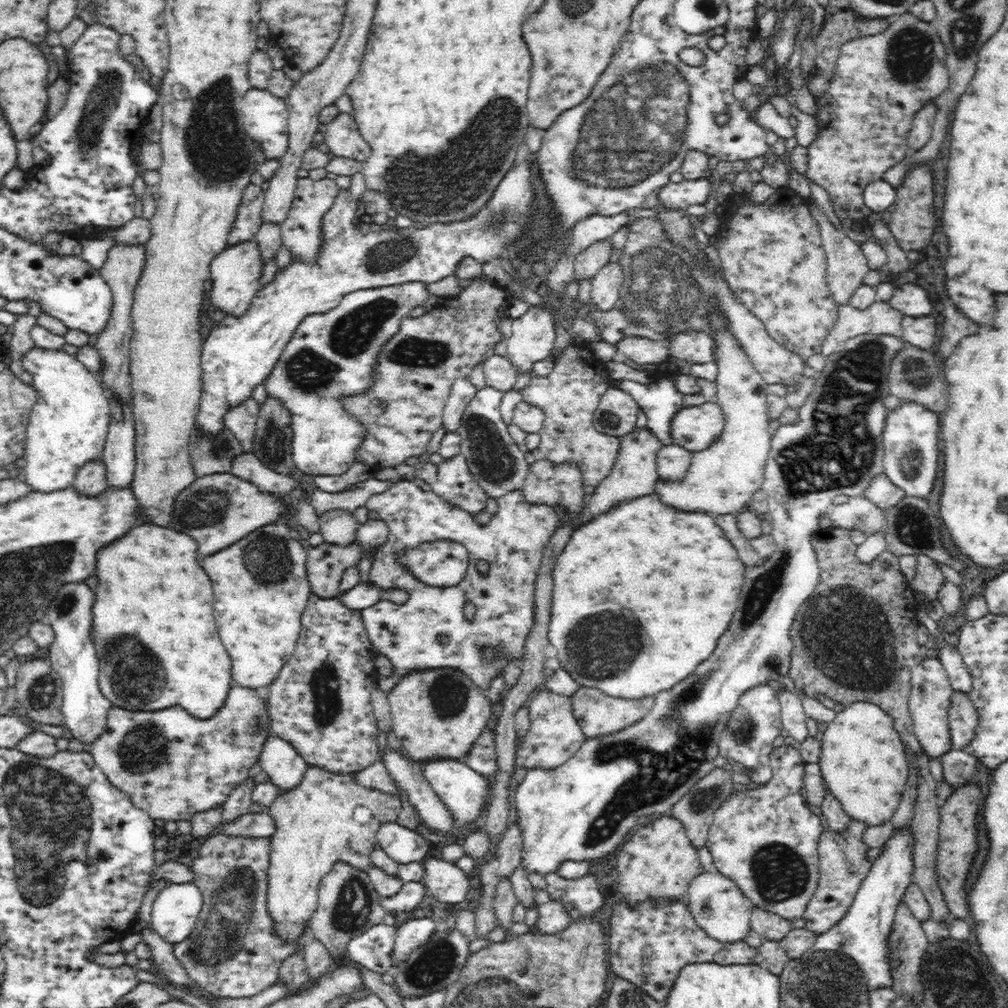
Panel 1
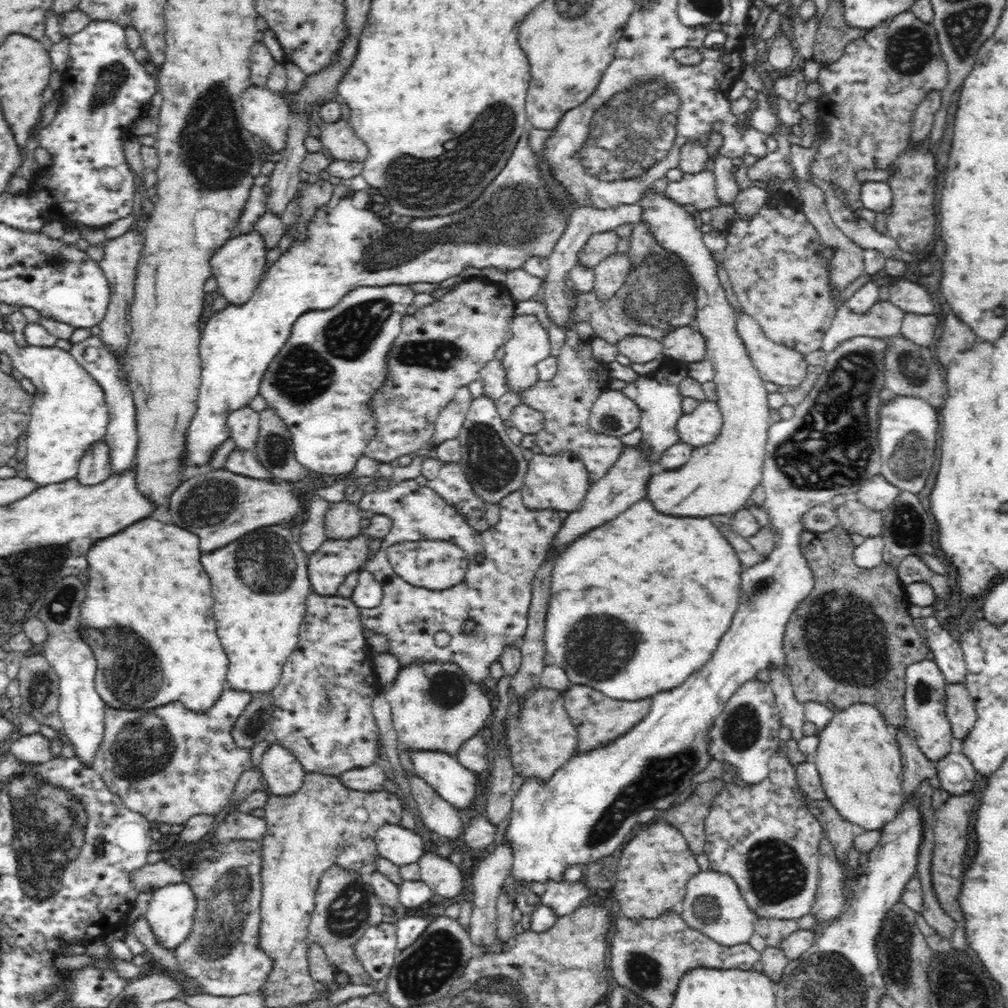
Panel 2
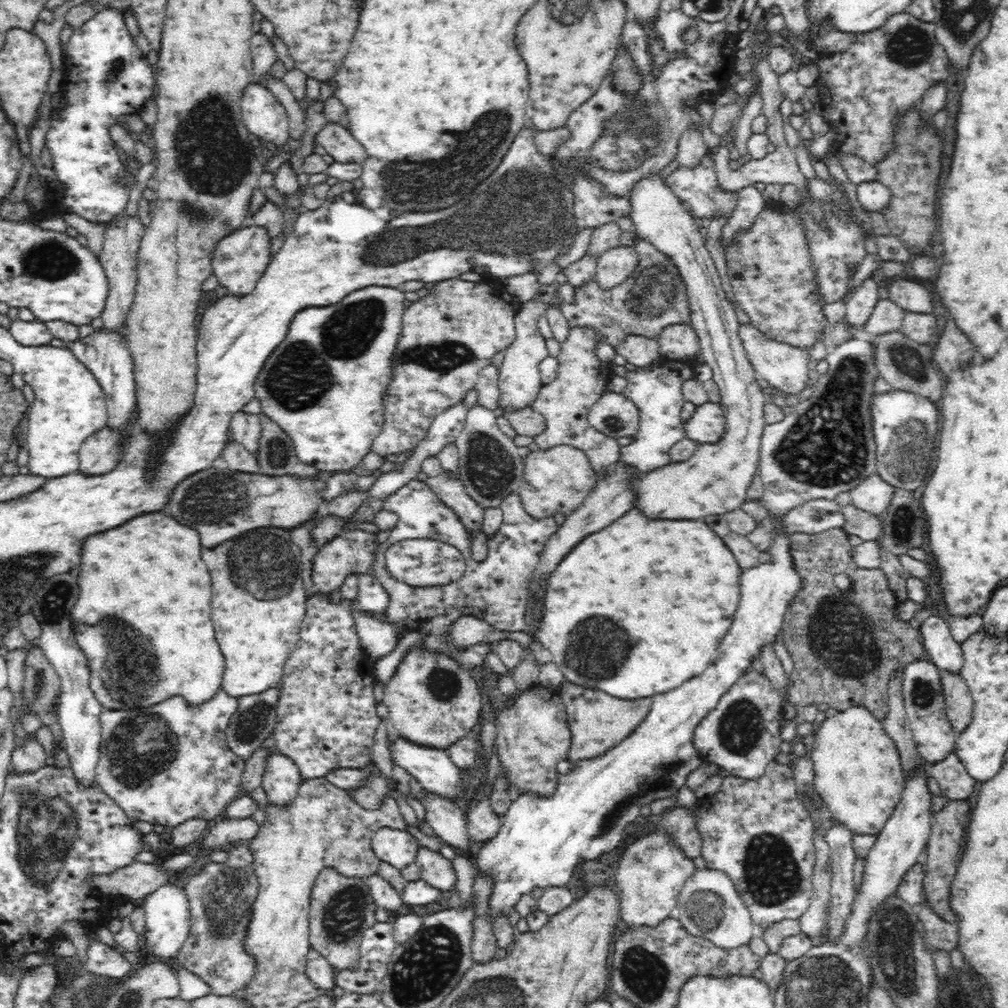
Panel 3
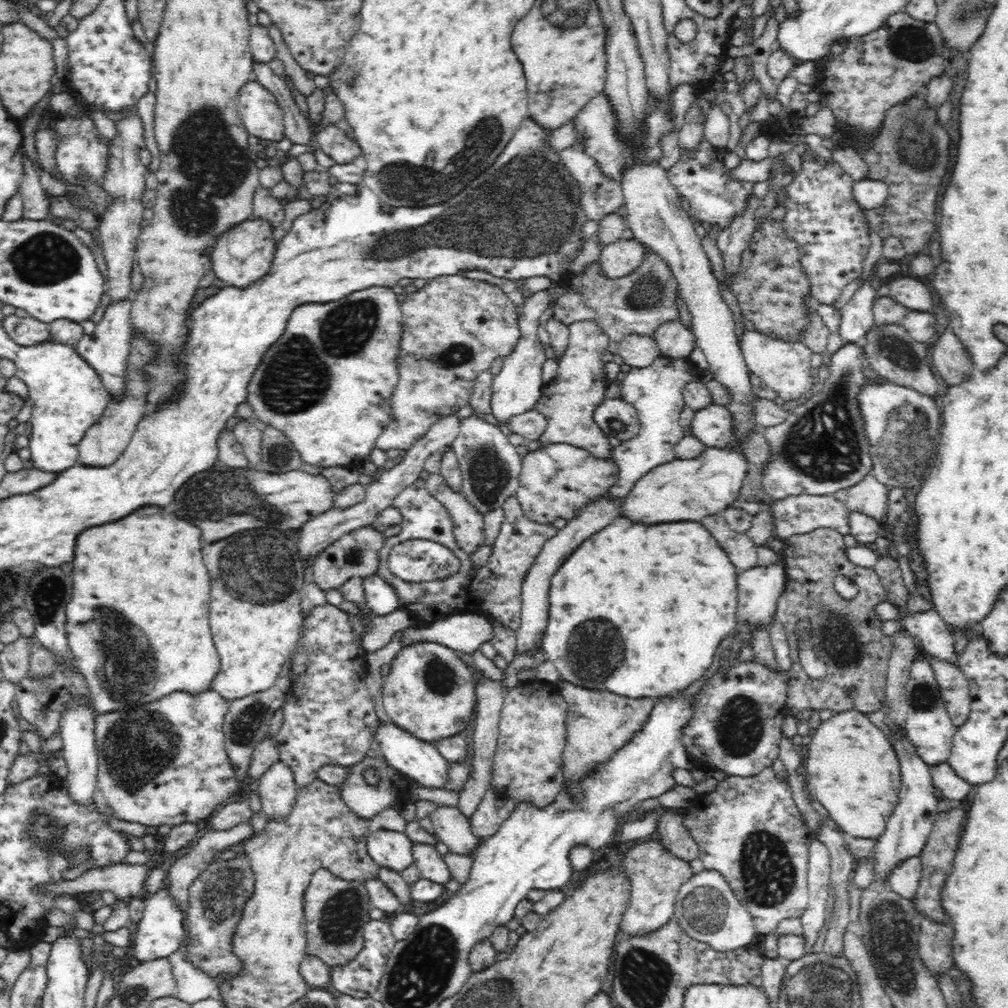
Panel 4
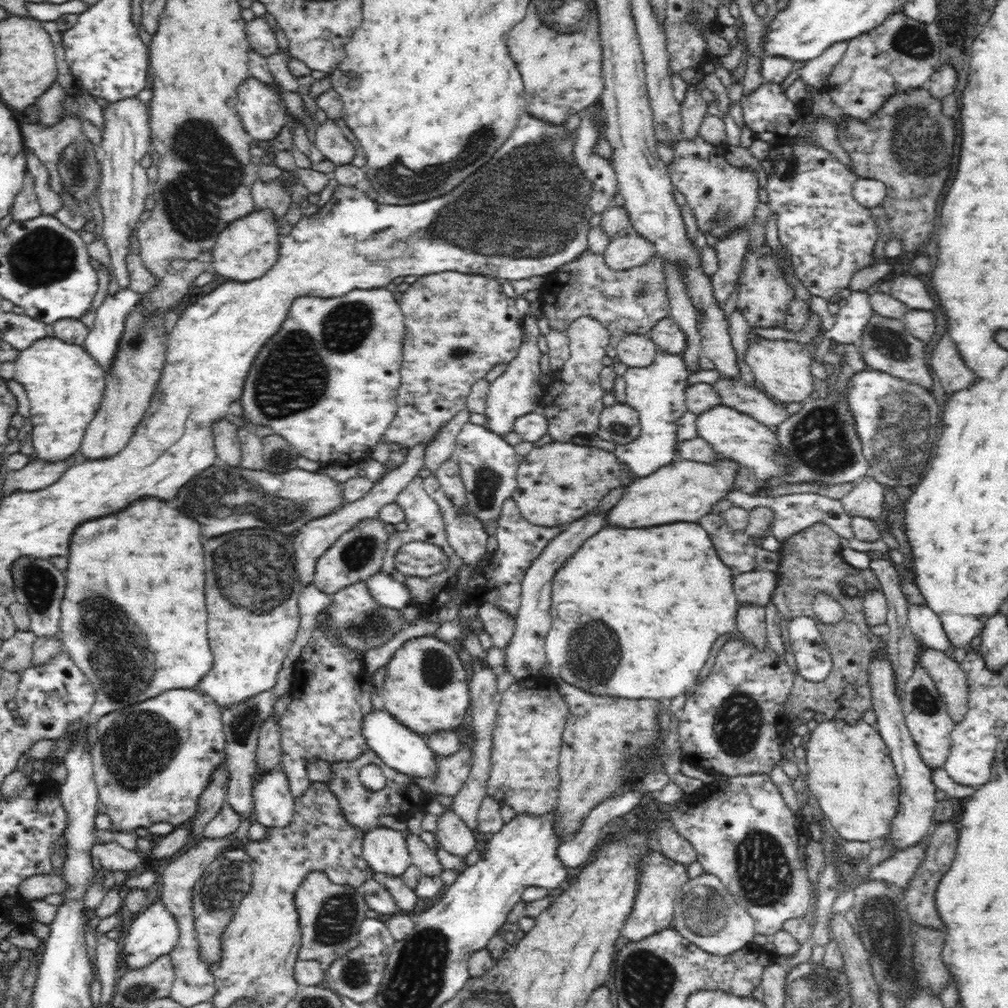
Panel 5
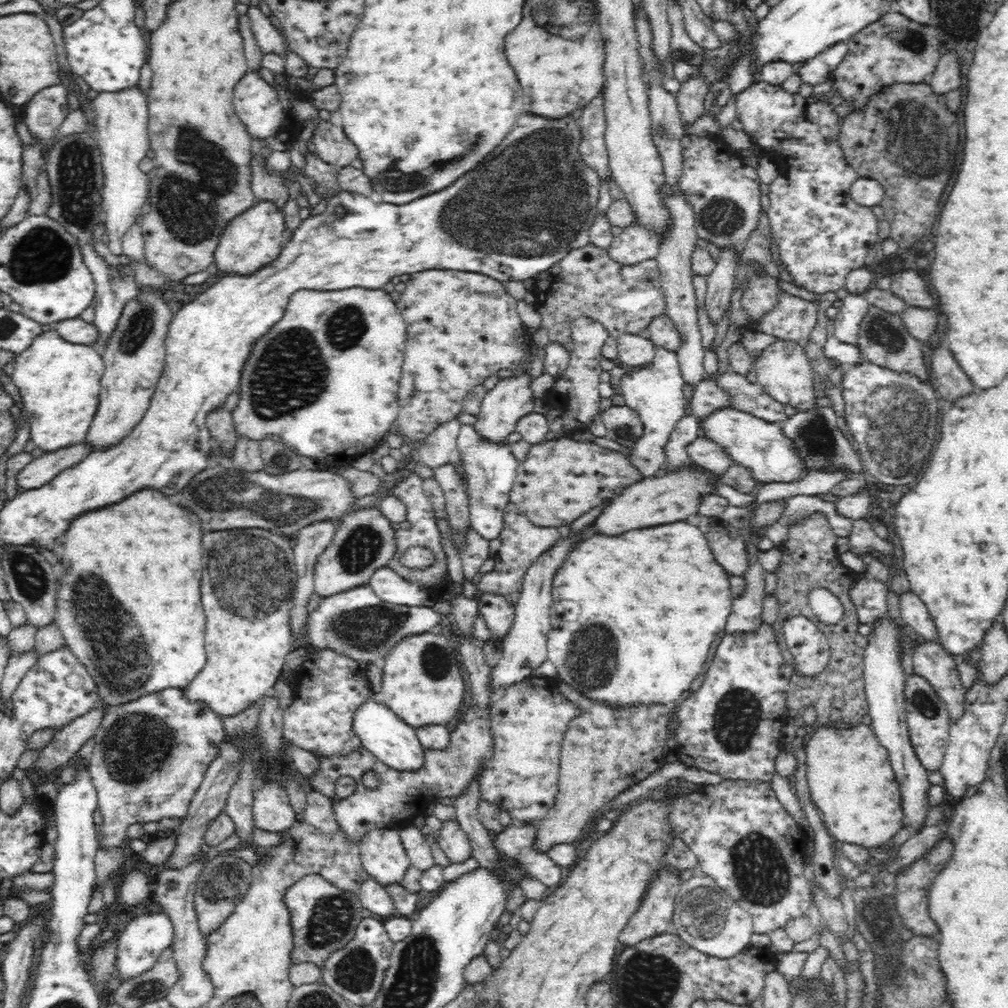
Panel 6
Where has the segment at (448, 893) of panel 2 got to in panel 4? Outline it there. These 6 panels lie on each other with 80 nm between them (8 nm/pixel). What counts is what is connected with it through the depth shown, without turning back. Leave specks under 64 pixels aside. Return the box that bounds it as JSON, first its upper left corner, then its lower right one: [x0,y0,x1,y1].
[413,842,452,885]

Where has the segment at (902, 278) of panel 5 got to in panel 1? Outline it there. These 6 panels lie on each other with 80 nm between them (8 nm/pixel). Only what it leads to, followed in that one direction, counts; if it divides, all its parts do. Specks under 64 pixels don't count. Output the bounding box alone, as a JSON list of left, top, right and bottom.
[890,283,933,317]

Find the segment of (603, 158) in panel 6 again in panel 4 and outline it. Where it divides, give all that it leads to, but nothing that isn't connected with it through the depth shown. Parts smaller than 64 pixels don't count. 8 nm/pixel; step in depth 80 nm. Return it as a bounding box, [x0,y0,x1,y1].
[559,141,624,222]

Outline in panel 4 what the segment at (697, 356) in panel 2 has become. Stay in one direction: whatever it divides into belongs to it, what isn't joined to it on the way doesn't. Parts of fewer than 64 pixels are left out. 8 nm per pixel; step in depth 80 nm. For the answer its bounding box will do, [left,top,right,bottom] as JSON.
[652,320,696,358]

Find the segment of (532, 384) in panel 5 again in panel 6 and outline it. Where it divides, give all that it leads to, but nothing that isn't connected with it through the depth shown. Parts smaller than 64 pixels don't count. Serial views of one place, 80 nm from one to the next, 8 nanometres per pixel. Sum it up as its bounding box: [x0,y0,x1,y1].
[472,369,538,443]

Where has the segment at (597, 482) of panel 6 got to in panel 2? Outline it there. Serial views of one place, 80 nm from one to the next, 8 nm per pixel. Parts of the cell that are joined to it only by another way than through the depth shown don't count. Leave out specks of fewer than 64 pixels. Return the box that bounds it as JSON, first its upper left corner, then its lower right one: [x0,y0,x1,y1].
[520,453,590,512]

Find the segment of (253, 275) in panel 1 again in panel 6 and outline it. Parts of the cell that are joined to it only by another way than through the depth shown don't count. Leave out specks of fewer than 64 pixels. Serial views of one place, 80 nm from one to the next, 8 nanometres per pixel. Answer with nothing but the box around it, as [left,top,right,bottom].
[214,202,288,275]

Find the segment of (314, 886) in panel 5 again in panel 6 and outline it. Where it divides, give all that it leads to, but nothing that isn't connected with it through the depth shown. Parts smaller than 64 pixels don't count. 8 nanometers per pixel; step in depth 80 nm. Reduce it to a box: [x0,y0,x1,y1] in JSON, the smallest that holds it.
[285,874,363,967]

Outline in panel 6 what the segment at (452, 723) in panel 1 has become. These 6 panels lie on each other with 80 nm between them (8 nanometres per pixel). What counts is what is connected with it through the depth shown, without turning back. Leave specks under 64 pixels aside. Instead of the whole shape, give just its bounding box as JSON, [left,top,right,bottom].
[372,632,467,728]

